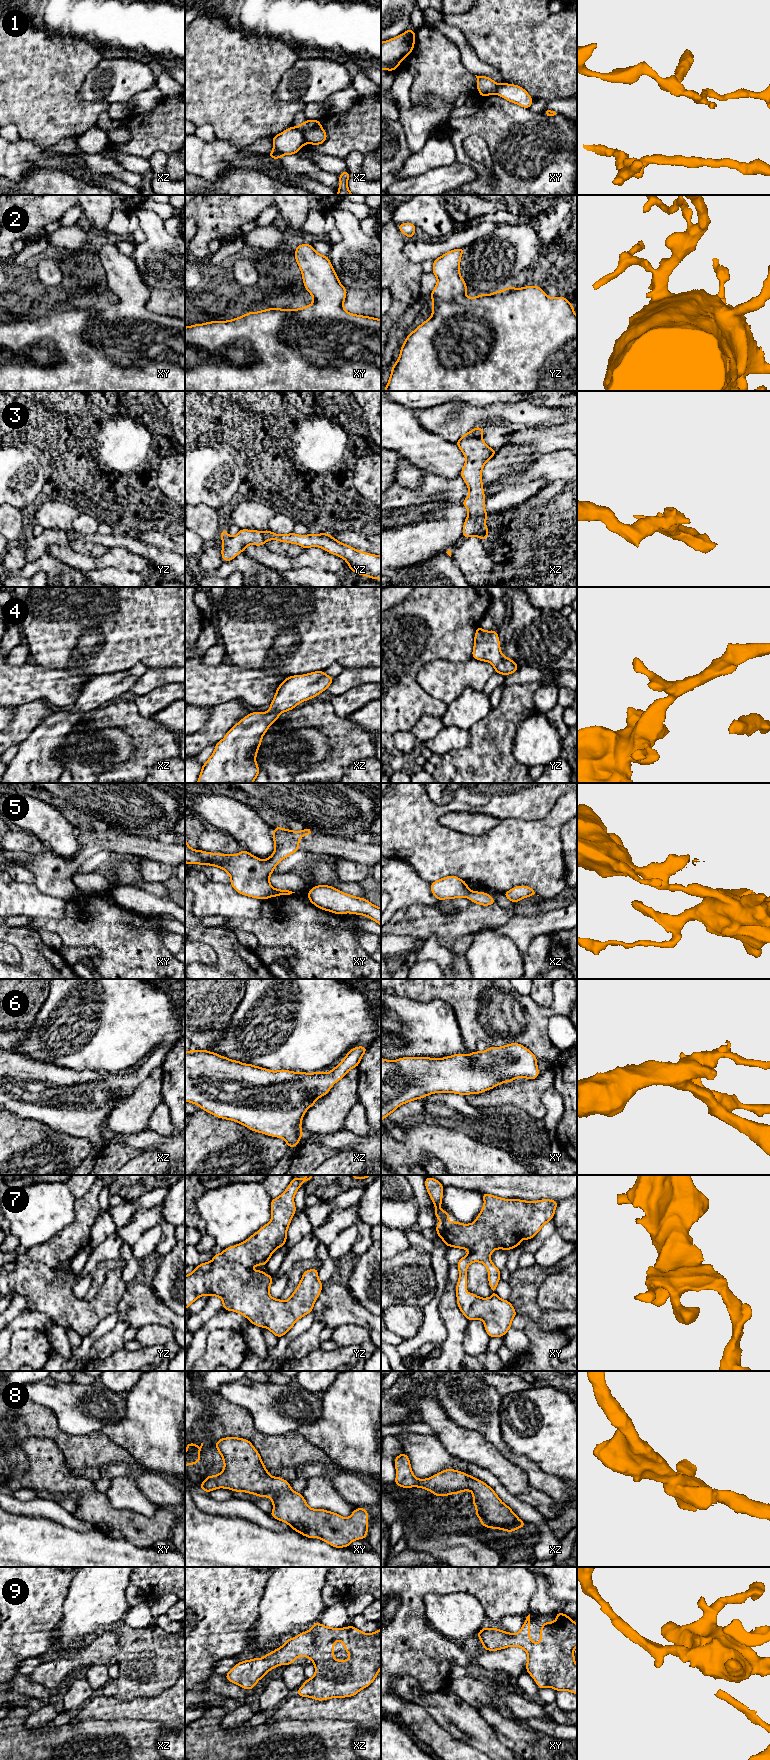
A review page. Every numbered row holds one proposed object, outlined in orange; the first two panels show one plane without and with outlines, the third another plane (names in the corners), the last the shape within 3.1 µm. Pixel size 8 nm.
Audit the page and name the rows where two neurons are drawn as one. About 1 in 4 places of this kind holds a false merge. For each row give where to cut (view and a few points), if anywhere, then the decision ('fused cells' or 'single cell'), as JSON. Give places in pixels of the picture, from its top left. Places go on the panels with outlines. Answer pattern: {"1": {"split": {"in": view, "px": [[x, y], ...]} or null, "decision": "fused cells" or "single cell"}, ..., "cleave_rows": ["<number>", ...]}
{"1": {"split": {"in": "xz", "px": [[297, 127], [306, 142]]}, "decision": "fused cells"}, "2": {"split": null, "decision": "single cell"}, "3": {"split": null, "decision": "single cell"}, "4": {"split": null, "decision": "single cell"}, "5": {"split": {"in": "xy", "px": [[273, 888], [268, 896]]}, "decision": "fused cells"}, "6": {"split": null, "decision": "single cell"}, "7": {"split": null, "decision": "single cell"}, "8": {"split": null, "decision": "single cell"}, "9": {"split": null, "decision": "single cell"}, "cleave_rows": ["1", "5"]}

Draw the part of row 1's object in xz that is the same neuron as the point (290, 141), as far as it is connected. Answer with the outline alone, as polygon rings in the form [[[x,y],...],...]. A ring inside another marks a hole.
[[[291,126],[272,138],[273,151],[267,155],[273,159],[280,159],[283,155],[296,154],[305,144],[302,132]]]

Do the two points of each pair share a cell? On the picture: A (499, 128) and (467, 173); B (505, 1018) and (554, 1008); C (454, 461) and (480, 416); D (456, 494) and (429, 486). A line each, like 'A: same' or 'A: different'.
A: different
B: same
C: different
D: same

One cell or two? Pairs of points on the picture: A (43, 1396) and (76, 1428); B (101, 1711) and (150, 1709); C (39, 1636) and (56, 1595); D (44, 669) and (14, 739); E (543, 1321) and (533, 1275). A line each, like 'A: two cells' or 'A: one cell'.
A: one cell
B: one cell
C: one cell
D: two cells
E: one cell

